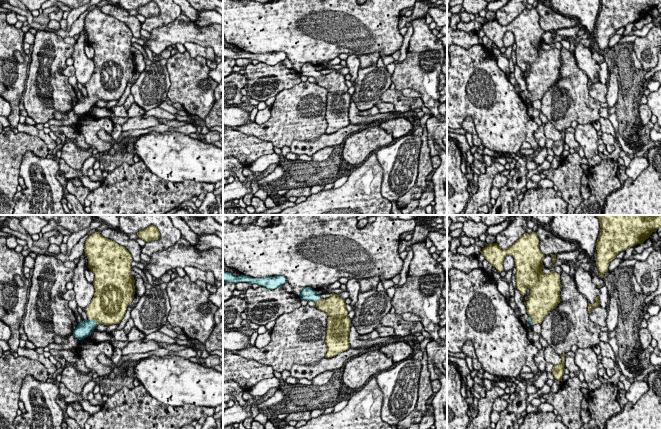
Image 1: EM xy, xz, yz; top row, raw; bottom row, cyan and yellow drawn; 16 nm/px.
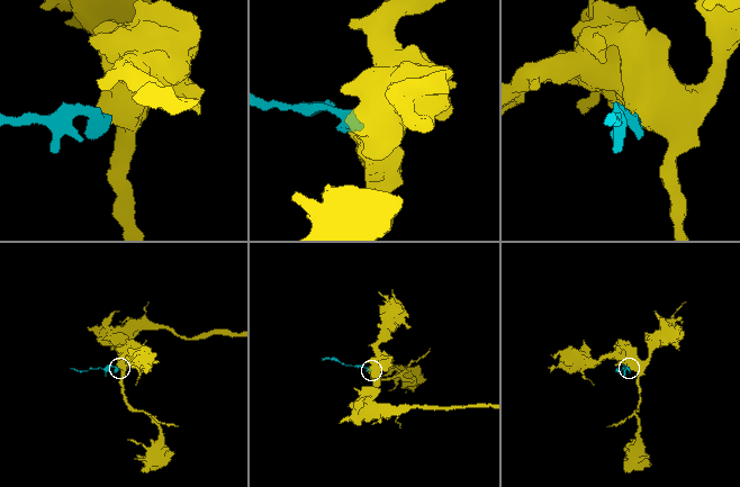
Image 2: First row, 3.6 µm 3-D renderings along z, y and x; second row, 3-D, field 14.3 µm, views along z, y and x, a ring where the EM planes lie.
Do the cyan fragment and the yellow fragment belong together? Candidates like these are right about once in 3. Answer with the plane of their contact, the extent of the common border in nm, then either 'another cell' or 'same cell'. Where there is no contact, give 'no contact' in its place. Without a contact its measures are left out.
meets cyan in xy; contact 190 nm long; same cell

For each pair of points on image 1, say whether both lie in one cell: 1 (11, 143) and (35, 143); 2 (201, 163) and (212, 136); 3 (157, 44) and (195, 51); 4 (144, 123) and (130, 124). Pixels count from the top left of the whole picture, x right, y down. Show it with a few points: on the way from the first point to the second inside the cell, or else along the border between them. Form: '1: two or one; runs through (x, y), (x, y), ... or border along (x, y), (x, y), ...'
1: one; runs through (17, 143), (29, 143)
2: two; border along (204, 140), (212, 144)
3: two; border along (183, 44), (194, 42), (206, 47)
4: one; runs through (141, 123), (133, 124)

